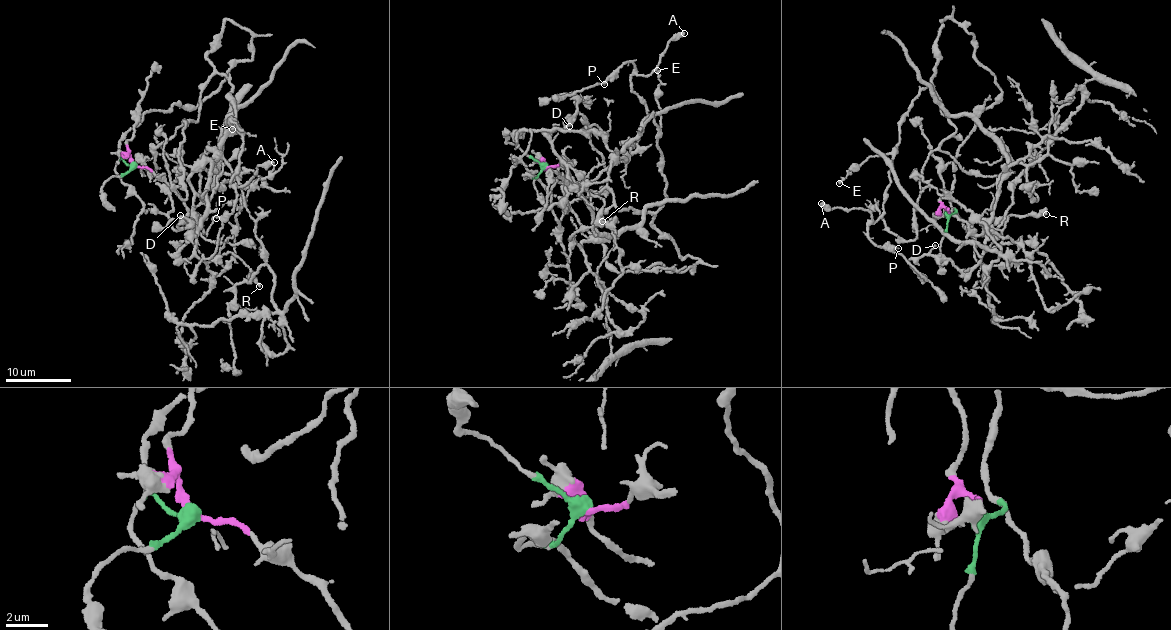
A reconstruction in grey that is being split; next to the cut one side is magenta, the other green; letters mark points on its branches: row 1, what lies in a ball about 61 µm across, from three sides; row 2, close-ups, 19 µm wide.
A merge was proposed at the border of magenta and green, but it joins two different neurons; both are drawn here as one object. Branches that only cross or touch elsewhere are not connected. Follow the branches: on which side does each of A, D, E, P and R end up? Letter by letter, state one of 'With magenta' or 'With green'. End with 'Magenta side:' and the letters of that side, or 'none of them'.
A: With green
D: With magenta
E: With green
P: With green
R: With magenta
Magenta side: D, R

